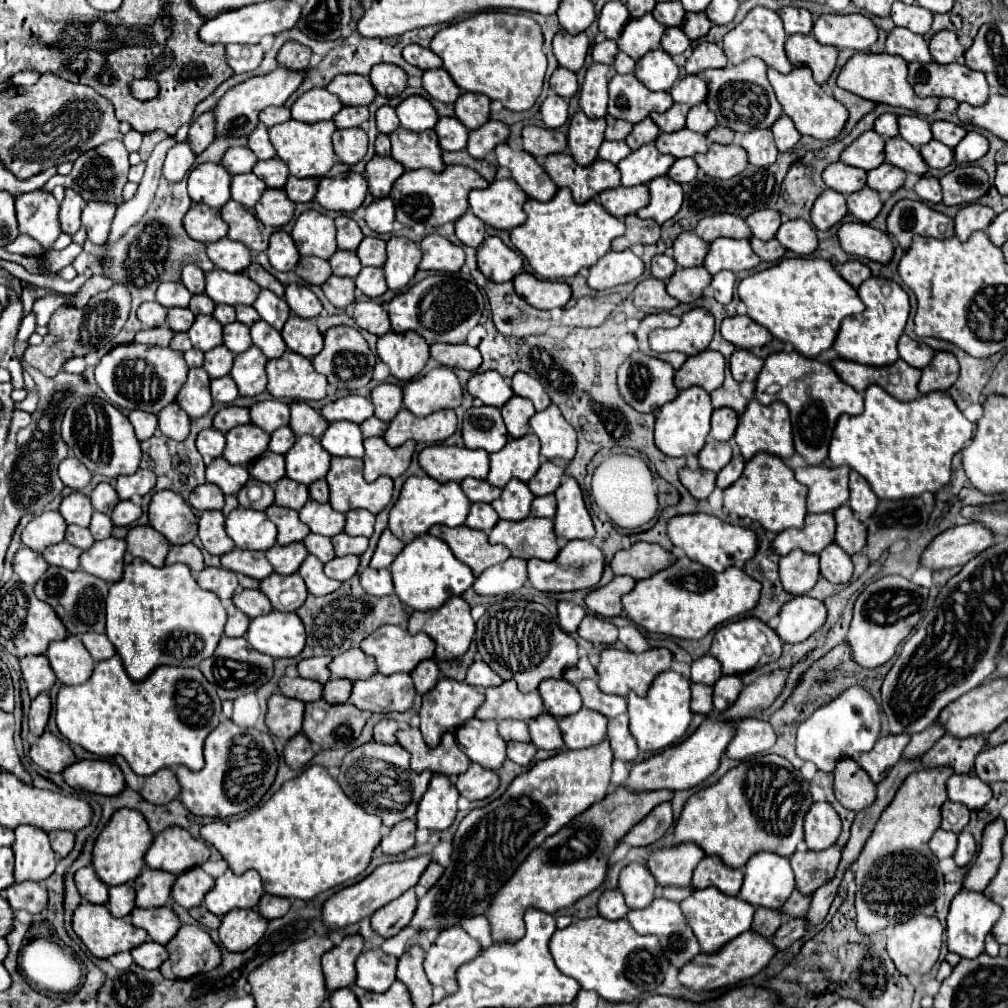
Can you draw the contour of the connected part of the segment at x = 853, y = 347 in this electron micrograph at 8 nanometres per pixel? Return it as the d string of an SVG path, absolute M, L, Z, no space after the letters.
M870 277L860 285L858 295L866 305L866 311L854 317L846 317L842 321L840 333L834 341L834 349L842 359L850 359L874 367L890 365L894 359L898 359L896 343L904 333L904 325L910 315L908 293L896 281L890 281L886 277Z

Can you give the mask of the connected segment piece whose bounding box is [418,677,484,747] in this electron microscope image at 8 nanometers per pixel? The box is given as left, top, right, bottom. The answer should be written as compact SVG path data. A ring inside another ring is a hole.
M440 679L428 693L422 695L422 707L420 707L420 731L424 735L424 741L430 747L436 747L442 739L442 735L458 725L464 725L468 719L474 717L476 709L484 703L484 695L480 693L480 689L468 685L468 683L460 683L454 679Z

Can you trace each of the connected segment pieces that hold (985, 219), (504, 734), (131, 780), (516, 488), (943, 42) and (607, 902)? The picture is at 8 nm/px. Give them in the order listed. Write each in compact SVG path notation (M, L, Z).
M972 203L966 205L958 211L958 215L954 217L956 223L956 237L960 241L966 241L974 231L984 231L988 229L988 225L992 223L992 219L996 217L996 213L980 203Z
M512 719L500 721L498 723L498 733L504 741L530 741L526 721L512 721Z
M114 757L114 761L120 765L120 769L126 777L126 785L154 805L166 805L166 803L174 801L176 795L180 793L176 775L170 769L160 769L158 773L154 773L150 777L138 777L130 769L130 765L126 765L124 757Z
M514 479L504 487L502 495L492 503L492 507L496 509L500 519L520 521L520 519L526 519L530 515L532 499L534 499L534 495L530 493L528 485Z
M940 31L930 39L930 53L936 63L956 63L964 55L964 47L952 31Z
M604 891L598 901L598 911L606 919L622 919L628 913L624 897L620 891Z

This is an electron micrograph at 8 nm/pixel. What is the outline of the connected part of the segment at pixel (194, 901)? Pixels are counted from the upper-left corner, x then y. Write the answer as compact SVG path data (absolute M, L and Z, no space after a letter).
M200 867L190 869L182 875L178 875L174 887L172 887L172 899L182 905L184 909L192 909L198 907L204 899L204 895L214 889L214 877L208 875L206 871L202 871Z

